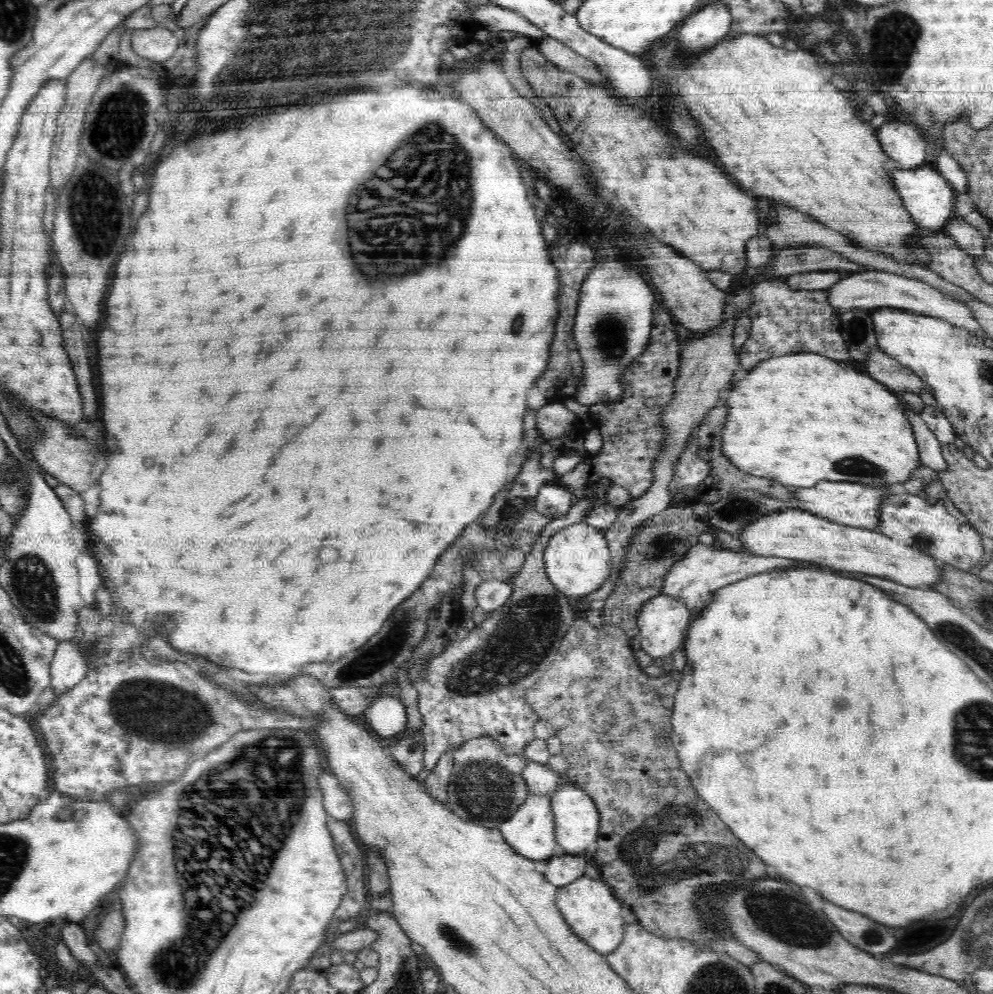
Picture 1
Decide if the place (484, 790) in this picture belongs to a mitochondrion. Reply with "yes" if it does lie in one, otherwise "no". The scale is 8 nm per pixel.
yes

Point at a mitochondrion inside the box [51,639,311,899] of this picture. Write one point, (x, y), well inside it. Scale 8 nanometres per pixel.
(151, 710)

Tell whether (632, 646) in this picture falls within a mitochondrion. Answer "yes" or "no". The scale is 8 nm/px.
no

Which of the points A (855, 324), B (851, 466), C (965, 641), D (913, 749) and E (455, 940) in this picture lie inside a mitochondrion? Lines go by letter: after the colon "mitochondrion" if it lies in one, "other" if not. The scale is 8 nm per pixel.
A: mitochondrion
B: mitochondrion
C: mitochondrion
D: other
E: mitochondrion

